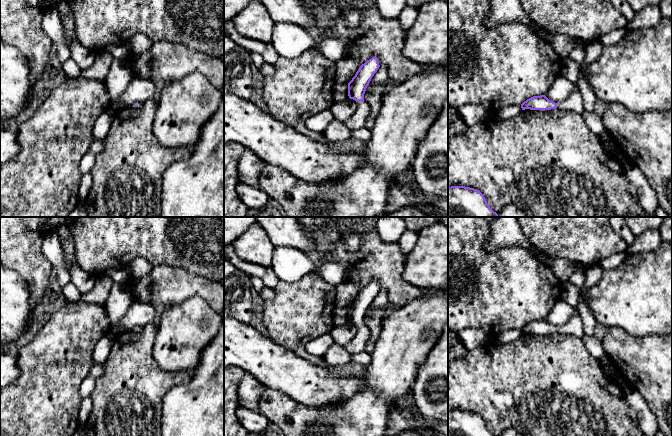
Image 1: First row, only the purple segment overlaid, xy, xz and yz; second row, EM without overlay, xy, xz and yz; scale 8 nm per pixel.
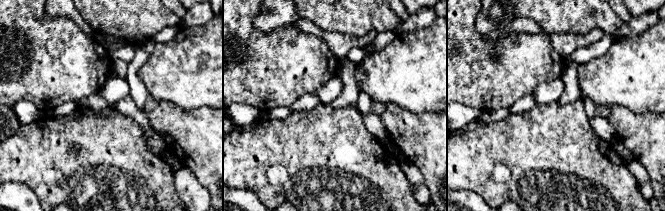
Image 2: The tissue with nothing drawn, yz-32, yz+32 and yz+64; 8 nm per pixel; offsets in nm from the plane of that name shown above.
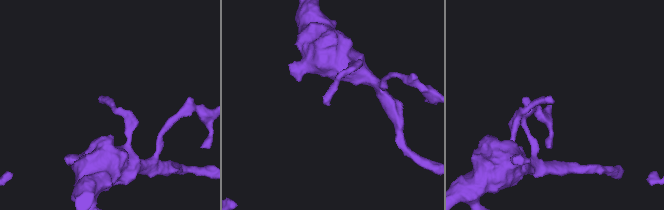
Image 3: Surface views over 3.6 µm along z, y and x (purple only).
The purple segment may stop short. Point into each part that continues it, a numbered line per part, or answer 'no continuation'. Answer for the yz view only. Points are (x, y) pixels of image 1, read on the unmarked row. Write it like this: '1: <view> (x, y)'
1: yz (569, 293)

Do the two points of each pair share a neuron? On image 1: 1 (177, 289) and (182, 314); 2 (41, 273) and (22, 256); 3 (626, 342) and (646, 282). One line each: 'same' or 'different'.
1: different
2: same
3: different

